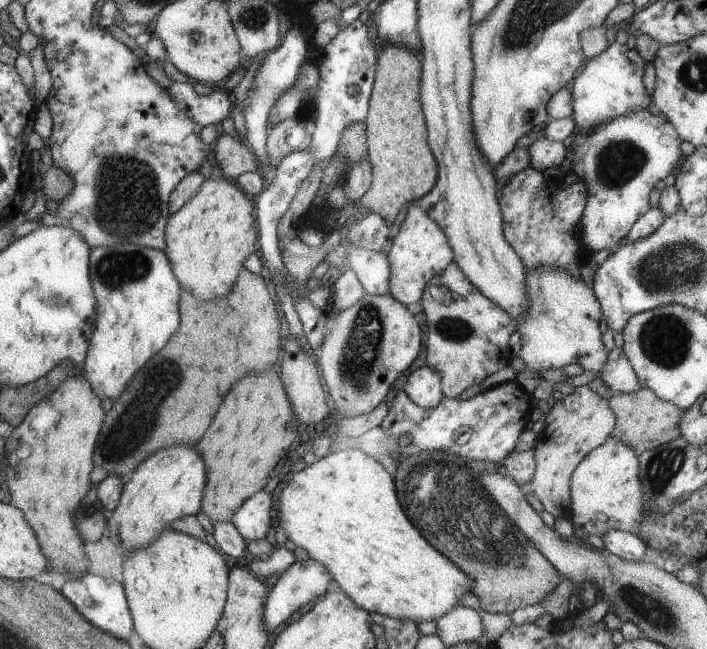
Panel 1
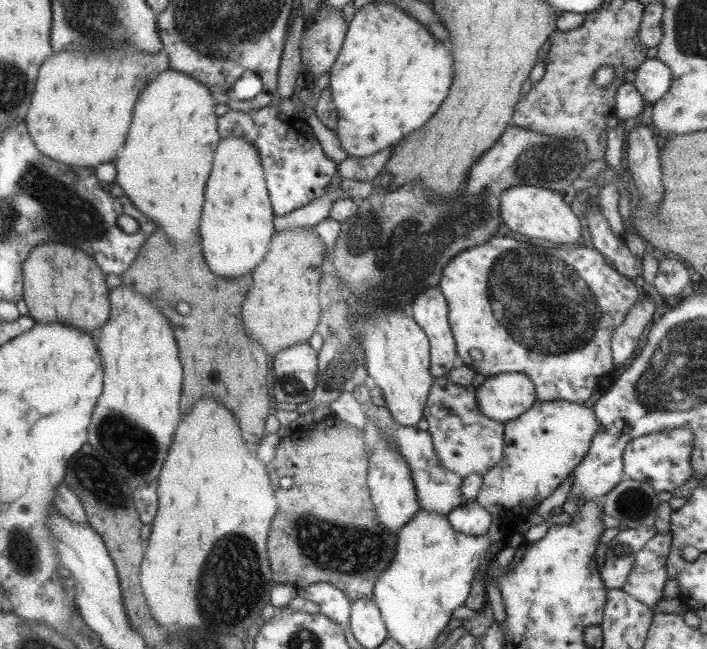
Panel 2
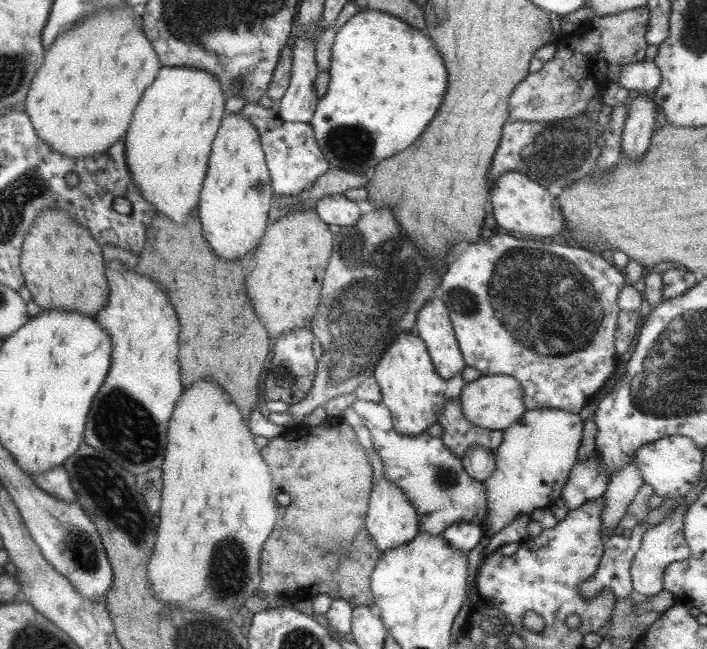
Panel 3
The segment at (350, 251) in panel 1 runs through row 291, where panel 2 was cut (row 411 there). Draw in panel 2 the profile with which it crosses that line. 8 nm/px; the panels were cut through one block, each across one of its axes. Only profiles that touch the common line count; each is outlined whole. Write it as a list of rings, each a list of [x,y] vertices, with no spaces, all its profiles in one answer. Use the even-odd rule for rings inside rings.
[[[369,403],[364,406],[364,410],[367,418],[377,427],[379,436],[384,441],[390,442],[390,446],[396,448],[396,452],[399,452],[399,456],[403,457],[404,461],[408,464],[412,474],[412,482],[416,486],[418,504],[422,510],[447,516],[454,508],[458,508],[458,506],[466,503],[462,499],[462,495],[460,495],[463,478],[454,472],[449,472],[442,466],[440,460],[437,459],[434,443],[432,443],[432,438],[428,431],[419,430],[417,427],[406,427],[397,424],[387,408]]]

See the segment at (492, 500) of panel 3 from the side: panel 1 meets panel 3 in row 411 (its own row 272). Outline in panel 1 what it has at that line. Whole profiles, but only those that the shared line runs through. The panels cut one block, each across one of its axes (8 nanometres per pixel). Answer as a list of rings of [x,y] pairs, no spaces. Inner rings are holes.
[[[545,267],[544,269],[526,272],[525,286],[527,287],[527,299],[530,305],[528,313],[525,313],[524,317],[516,321],[522,338],[522,350],[520,350],[519,356],[528,368],[534,368],[534,372],[548,368],[562,369],[565,363],[575,362],[585,370],[600,373],[607,362],[609,351],[602,342],[603,335],[599,330],[599,324],[603,315],[593,290],[588,288],[582,278],[574,279],[561,269]]]

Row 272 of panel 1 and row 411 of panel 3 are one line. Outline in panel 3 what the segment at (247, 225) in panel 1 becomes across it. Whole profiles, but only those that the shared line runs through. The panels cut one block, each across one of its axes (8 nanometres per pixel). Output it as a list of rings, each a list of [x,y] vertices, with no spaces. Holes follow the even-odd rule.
[[[208,378],[204,382],[196,382],[192,388],[187,387],[176,404],[174,413],[170,416],[168,422],[167,447],[165,448],[164,463],[161,467],[163,473],[163,489],[161,492],[161,513],[160,526],[158,526],[154,550],[148,559],[147,579],[149,580],[153,594],[166,605],[179,607],[182,610],[191,610],[192,612],[206,612],[214,618],[230,620],[252,596],[259,594],[259,585],[261,569],[262,546],[268,540],[274,522],[276,522],[276,500],[272,500],[273,476],[270,468],[263,462],[261,449],[256,447],[255,437],[249,430],[249,424],[244,421],[244,416],[240,415],[240,410],[234,403],[228,393],[224,392],[223,387],[218,383],[212,384]]]

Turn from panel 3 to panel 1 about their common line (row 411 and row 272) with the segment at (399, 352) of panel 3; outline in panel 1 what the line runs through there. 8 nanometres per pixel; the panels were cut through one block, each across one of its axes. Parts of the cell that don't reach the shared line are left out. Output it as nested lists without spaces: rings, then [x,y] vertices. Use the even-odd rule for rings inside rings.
[[[413,202],[405,206],[399,232],[388,252],[389,295],[404,307],[419,302],[428,282],[454,261],[454,254],[440,226]]]

